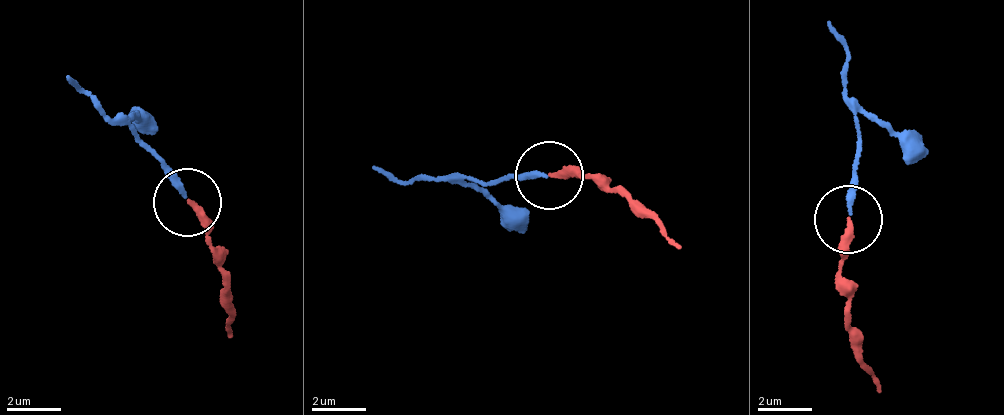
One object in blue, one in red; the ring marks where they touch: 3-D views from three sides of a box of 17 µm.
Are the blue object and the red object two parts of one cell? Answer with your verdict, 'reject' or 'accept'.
accept

